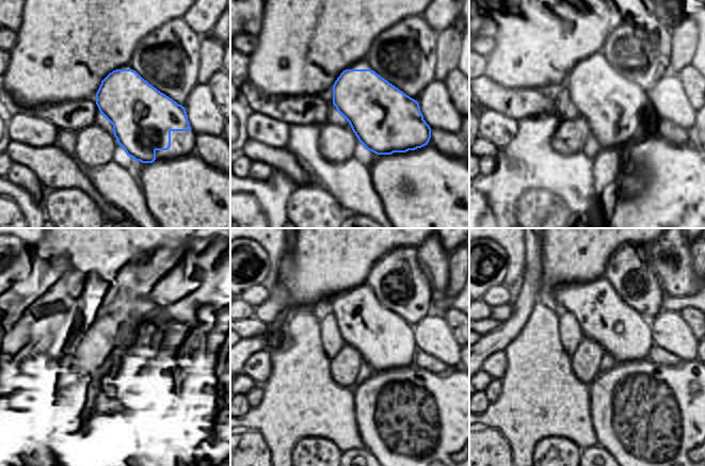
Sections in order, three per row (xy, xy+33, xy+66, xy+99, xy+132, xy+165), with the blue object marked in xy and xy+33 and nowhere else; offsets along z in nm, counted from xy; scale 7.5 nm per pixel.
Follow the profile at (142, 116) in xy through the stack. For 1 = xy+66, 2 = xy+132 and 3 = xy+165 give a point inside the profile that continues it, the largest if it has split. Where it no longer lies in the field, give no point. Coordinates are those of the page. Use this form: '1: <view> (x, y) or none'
1: xy+66 (624, 119)
2: xy+132 (358, 308)
3: xy+165 (596, 305)

